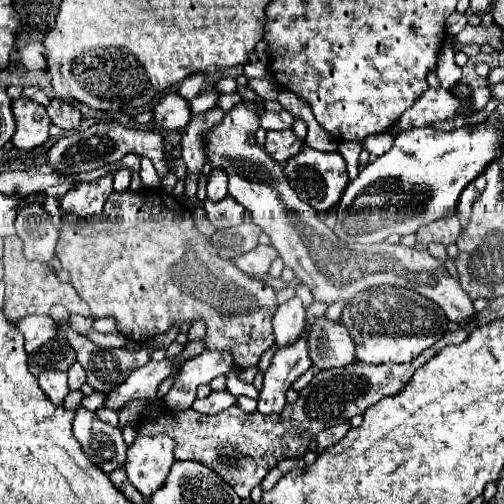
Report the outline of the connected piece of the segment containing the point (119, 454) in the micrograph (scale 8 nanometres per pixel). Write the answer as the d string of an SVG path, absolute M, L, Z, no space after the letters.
M83 407L77 409L73 433L89 459L105 473L111 473L125 463L127 447L123 443L121 431L109 423L103 423L93 411L87 411Z

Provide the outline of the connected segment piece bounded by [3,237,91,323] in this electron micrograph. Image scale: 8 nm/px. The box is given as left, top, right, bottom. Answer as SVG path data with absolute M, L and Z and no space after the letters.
M7 237L5 239L5 253L3 253L3 263L5 263L5 317L7 321L11 323L17 323L19 319L27 317L27 315L33 315L33 313L41 313L45 311L45 315L49 315L49 309L57 303L65 305L71 313L75 315L87 315L91 317L89 313L89 305L77 295L77 291L73 289L73 285L69 283L61 283L57 279L57 275L45 265L45 263L39 263L39 261L29 261L25 259L23 255L23 241L19 237Z

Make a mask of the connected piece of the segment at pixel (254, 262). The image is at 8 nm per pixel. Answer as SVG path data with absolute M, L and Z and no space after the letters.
M257 245L253 251L249 251L241 257L235 257L233 263L235 263L235 267L239 267L241 271L245 271L251 277L263 277L269 271L275 257L277 257L277 251L273 247Z

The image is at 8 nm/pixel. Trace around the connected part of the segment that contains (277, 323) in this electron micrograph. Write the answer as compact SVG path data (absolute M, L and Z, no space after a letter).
M299 297L277 307L273 317L273 331L275 331L275 343L279 347L293 345L305 333L305 327L307 327L305 307Z

